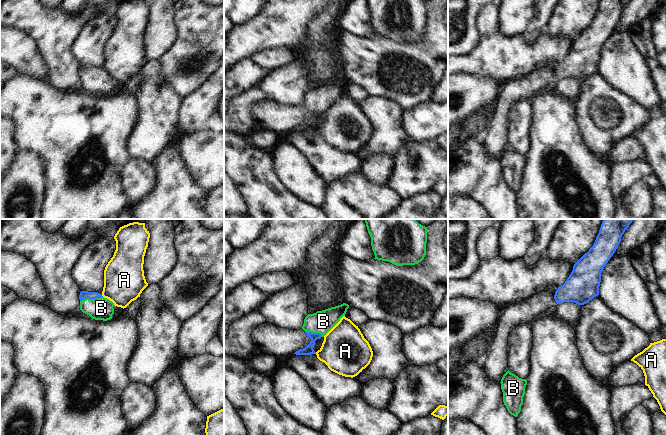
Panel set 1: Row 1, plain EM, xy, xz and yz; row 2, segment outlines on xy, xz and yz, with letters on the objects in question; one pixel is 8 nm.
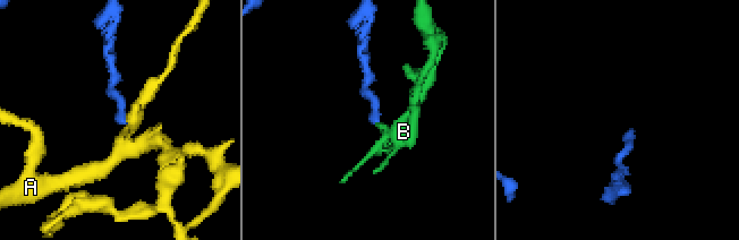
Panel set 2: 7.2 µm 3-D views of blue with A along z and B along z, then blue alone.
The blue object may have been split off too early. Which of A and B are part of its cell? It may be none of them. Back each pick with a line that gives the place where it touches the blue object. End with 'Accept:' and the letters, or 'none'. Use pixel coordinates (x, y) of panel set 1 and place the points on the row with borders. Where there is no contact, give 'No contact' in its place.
B: Touches blue at xy (91, 298)
Accept: B

